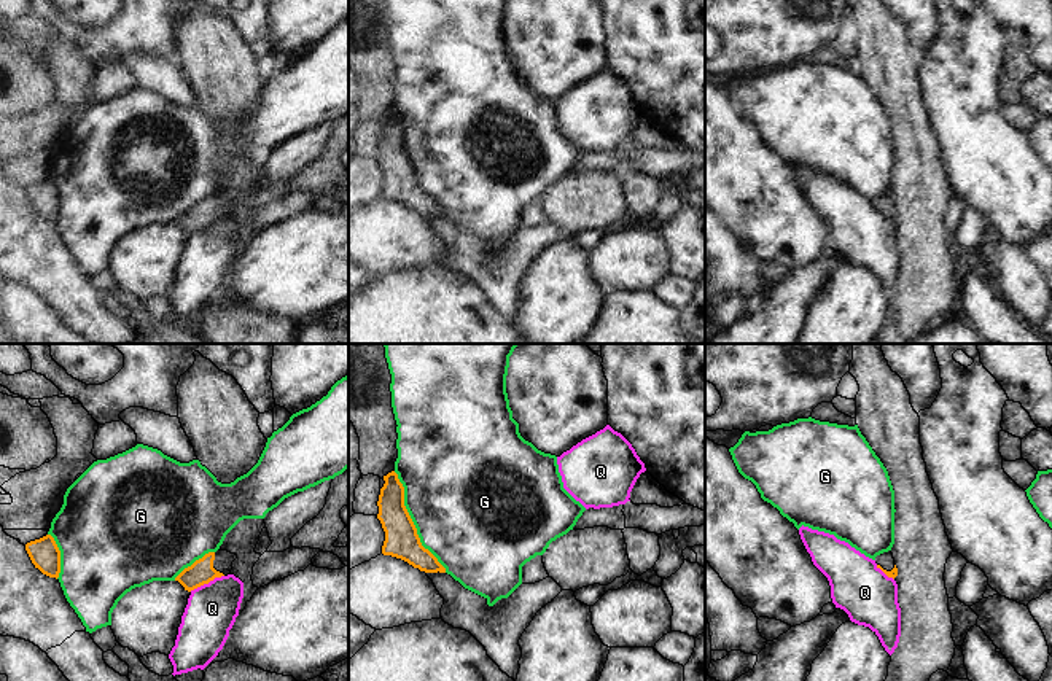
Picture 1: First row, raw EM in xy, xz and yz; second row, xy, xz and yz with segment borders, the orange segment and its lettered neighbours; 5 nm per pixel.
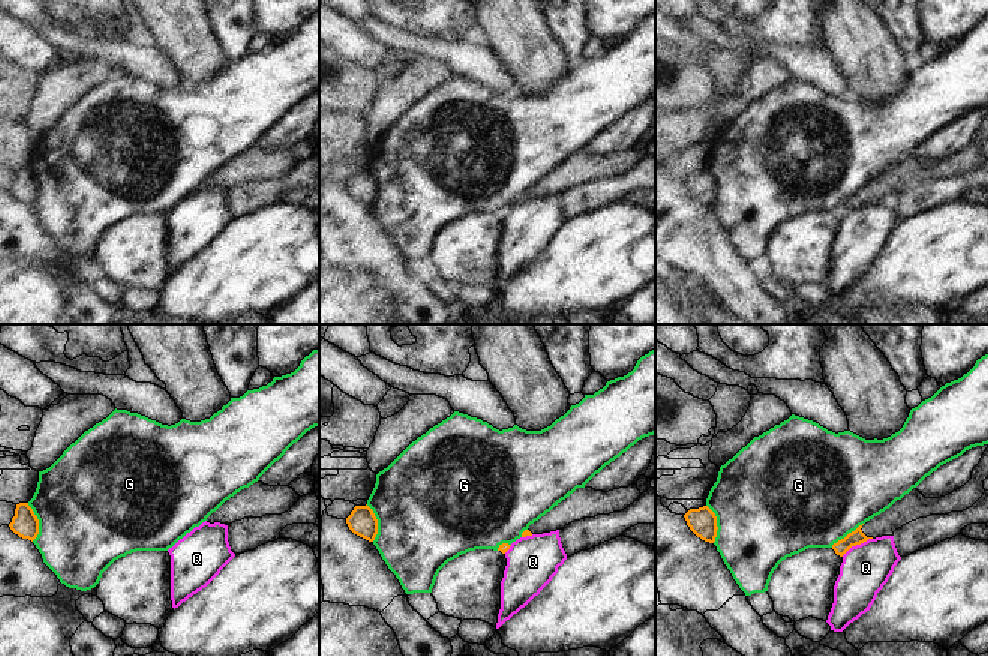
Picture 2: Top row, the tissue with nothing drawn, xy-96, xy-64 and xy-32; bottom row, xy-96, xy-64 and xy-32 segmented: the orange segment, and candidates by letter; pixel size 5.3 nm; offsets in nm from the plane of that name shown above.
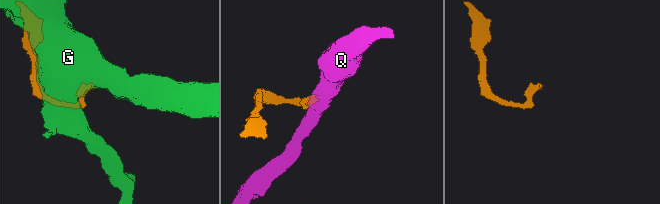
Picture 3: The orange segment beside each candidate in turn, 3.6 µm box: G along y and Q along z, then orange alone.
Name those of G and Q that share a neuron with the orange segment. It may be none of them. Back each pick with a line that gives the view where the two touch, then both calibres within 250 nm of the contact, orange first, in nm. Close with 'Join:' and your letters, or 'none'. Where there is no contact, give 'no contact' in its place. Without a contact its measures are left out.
Join: none

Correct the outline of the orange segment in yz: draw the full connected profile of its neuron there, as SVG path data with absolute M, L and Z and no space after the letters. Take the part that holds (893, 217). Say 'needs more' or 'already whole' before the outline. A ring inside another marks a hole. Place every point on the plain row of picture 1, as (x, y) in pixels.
needs more; M891 194L877 199L875 207L877 212L880 212L888 221L894 223L898 220L898 212L894 208Z

